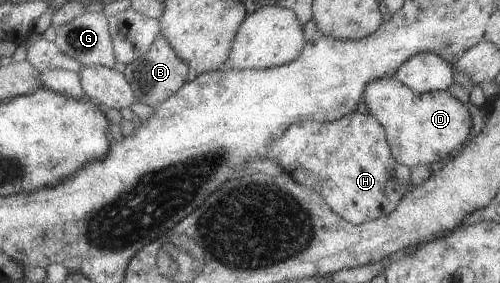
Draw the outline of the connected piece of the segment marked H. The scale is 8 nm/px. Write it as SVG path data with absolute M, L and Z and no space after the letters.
M353 112L330 122L306 120L302 123L294 123L282 135L274 137L274 141L266 147L266 155L261 159L269 160L282 173L290 175L290 179L294 182L318 193L335 215L352 225L389 215L398 205L398 201L401 201L410 180L410 169L394 160L386 140L386 131L369 112L365 115Z

